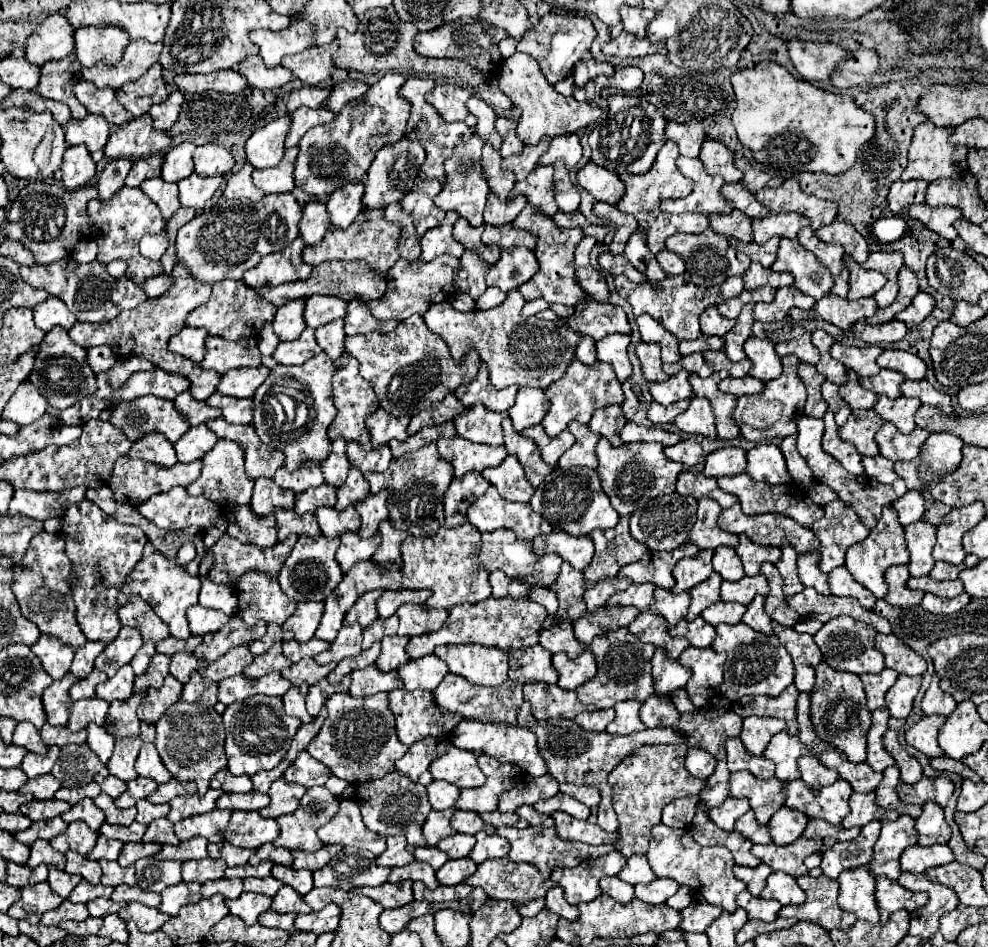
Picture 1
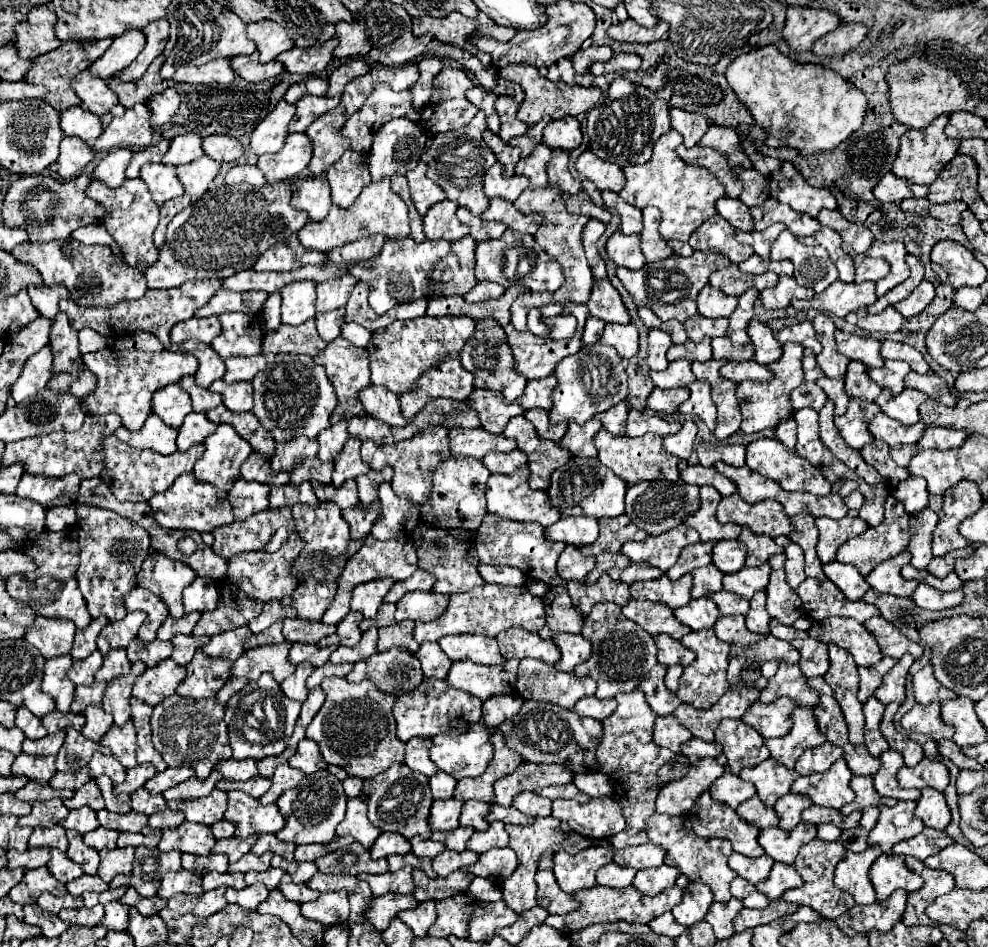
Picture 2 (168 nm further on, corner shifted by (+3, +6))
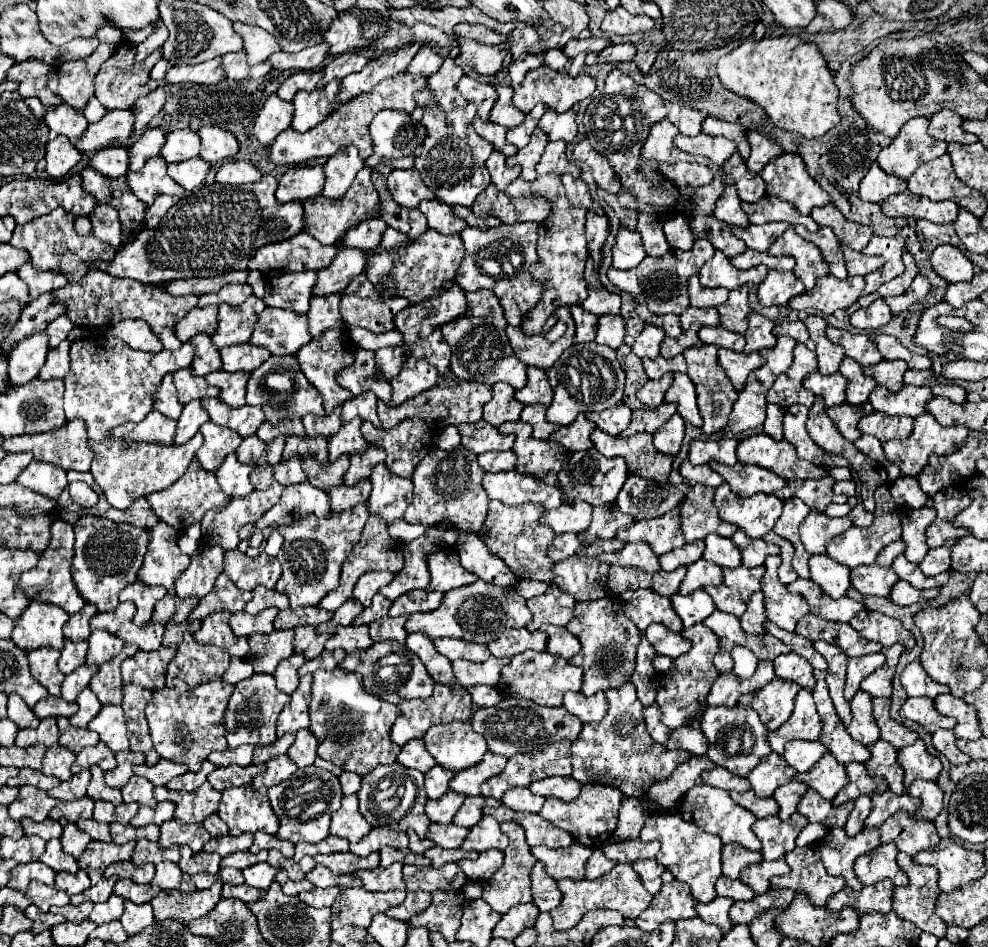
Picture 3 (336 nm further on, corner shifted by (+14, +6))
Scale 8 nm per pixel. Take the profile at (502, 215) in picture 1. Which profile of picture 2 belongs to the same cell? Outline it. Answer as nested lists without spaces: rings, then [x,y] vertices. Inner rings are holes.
[[[500,163],[492,165],[484,177],[484,193],[494,199],[502,197],[506,201],[516,201],[516,197],[528,187],[528,177],[524,175],[512,175],[504,177],[504,167]]]

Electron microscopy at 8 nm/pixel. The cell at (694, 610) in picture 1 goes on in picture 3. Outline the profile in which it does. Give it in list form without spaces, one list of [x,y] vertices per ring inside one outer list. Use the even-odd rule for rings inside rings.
[[[699,559],[697,563],[687,567],[687,575],[679,587],[681,595],[691,595],[693,591],[707,587],[707,585],[721,585],[723,583],[723,575],[721,575],[721,567]]]

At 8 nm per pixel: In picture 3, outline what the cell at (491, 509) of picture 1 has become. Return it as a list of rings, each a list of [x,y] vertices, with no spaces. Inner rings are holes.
[[[517,471],[485,473],[483,489],[487,491],[489,499],[497,499],[505,505],[535,503],[543,509],[557,509],[561,505],[559,489]]]

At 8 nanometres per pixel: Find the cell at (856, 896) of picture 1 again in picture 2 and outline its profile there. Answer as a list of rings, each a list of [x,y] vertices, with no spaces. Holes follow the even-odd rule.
[[[870,845],[864,853],[846,851],[844,859],[836,865],[836,871],[834,871],[836,887],[850,893],[860,905],[874,903],[876,895],[870,885],[868,869],[880,855],[882,855],[882,849],[878,845]]]

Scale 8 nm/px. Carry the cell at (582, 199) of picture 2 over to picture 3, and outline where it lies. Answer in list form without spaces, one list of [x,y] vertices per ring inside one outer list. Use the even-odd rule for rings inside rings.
[[[563,175],[561,179],[563,179],[563,187],[565,187],[565,193],[567,193],[567,199],[571,205],[575,205],[575,207],[583,205],[587,209],[593,207],[593,201],[587,193],[587,185],[581,179],[573,179],[571,175]]]

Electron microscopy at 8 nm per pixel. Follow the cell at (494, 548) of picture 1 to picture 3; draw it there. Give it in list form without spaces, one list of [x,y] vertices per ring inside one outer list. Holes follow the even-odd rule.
[[[491,501],[487,519],[477,535],[481,537],[481,541],[487,545],[487,549],[493,555],[497,555],[499,559],[503,559],[509,565],[509,569],[519,579],[533,579],[533,581],[551,583],[553,581],[553,571],[551,571],[553,563],[547,557],[547,547],[551,545],[555,533],[539,523],[541,513],[543,513],[543,509],[539,505],[511,507],[511,505],[503,505],[499,501]]]

